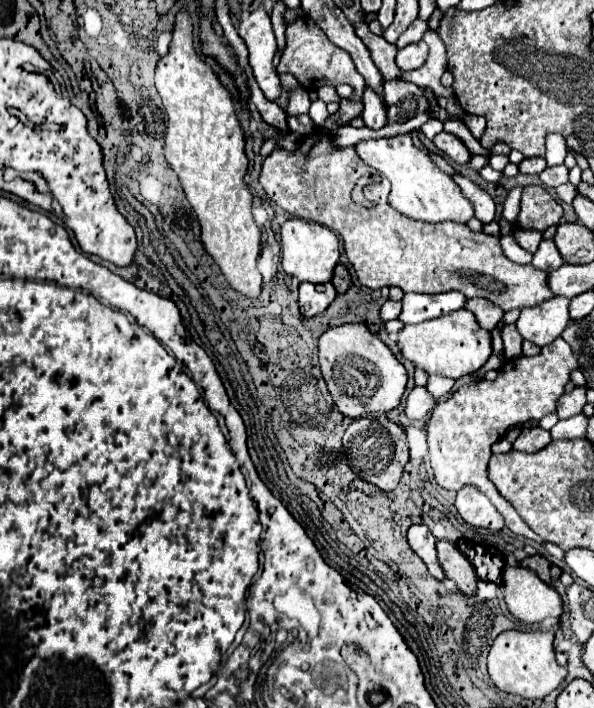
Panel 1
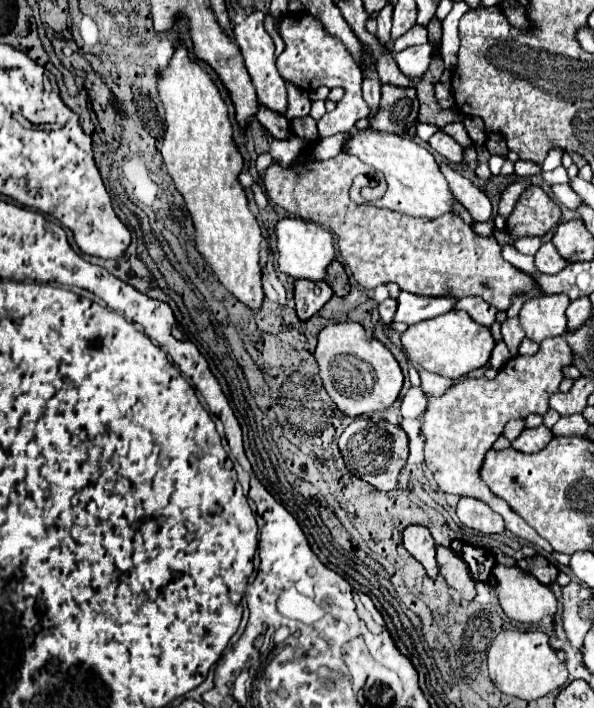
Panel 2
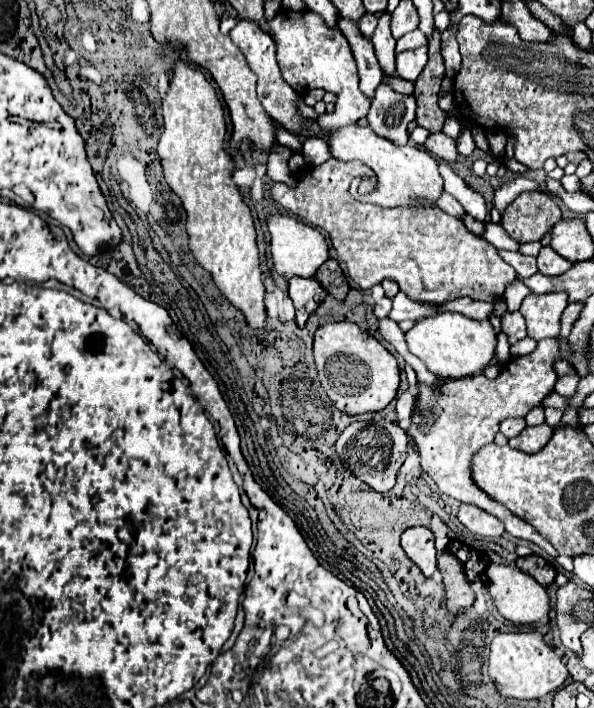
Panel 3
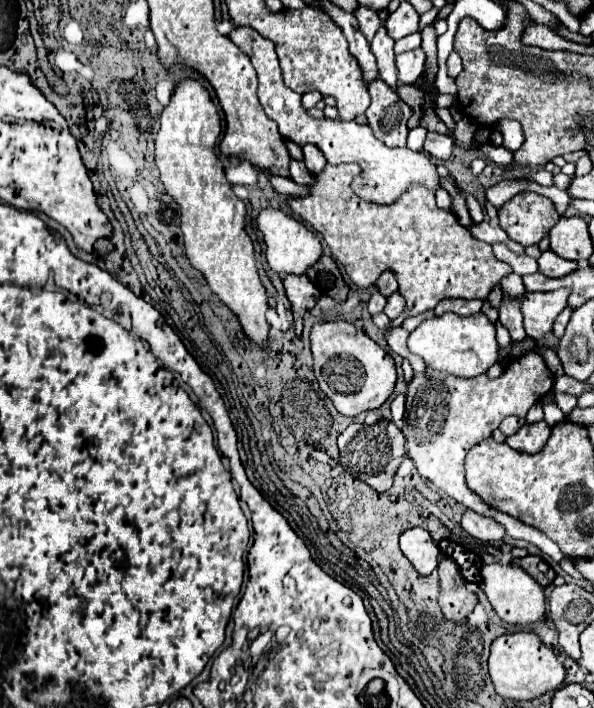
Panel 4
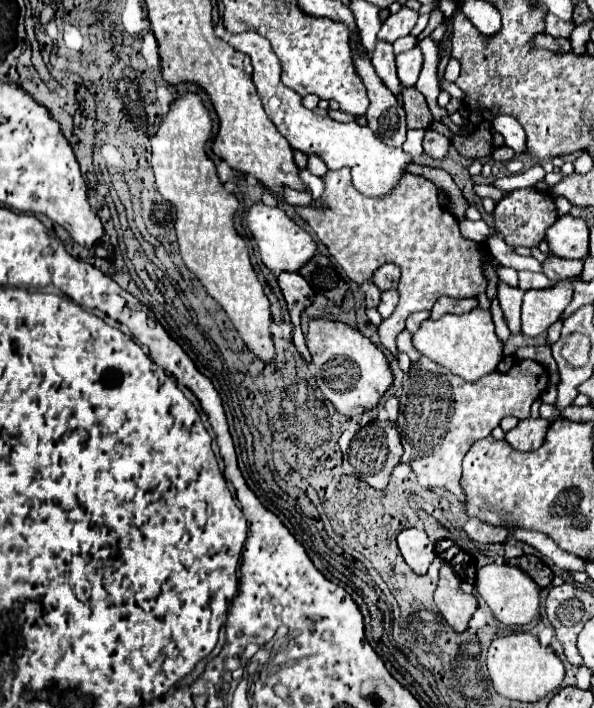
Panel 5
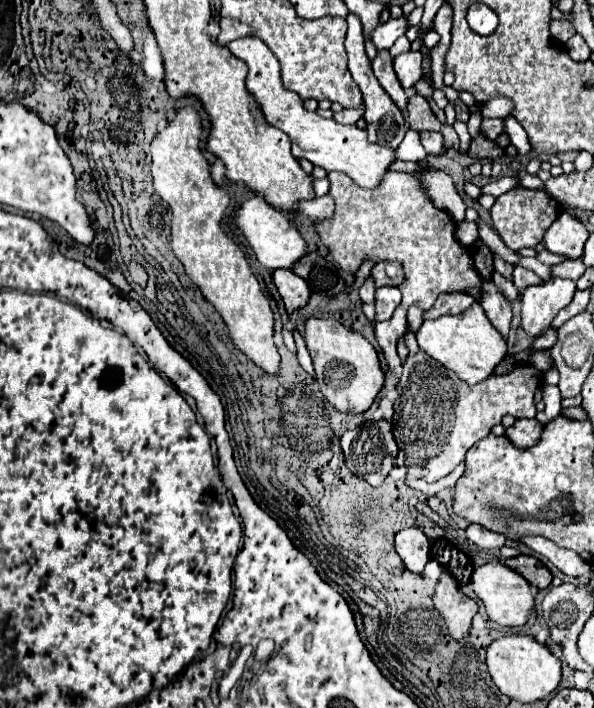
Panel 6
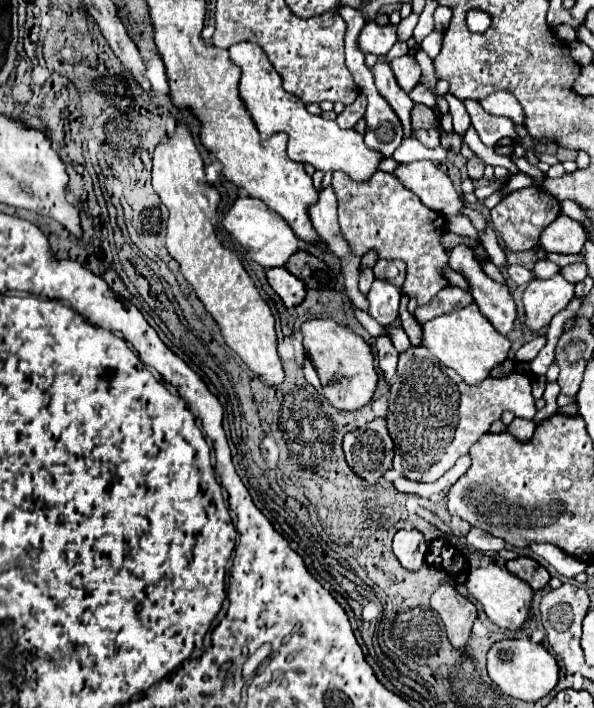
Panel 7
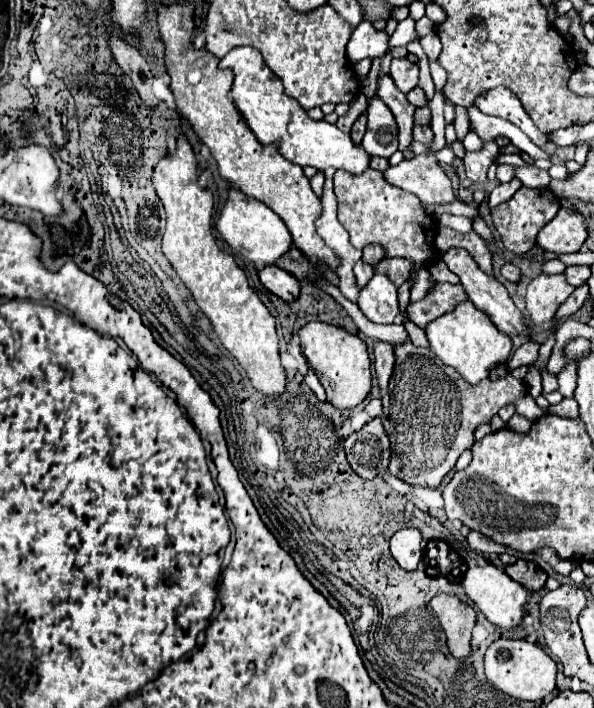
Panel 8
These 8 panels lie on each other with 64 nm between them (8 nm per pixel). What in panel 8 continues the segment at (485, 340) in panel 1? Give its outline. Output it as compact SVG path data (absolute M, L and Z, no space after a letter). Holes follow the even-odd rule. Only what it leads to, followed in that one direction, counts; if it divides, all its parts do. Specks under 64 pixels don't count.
M470 300L460 302L454 308L454 312L448 312L436 318L434 322L430 322L426 328L426 336L430 340L430 350L446 366L452 366L454 370L458 370L464 376L464 380L468 380L470 384L484 380L492 368L508 362L508 356L512 350L510 336L500 332L492 324L490 316L486 312L480 312Z

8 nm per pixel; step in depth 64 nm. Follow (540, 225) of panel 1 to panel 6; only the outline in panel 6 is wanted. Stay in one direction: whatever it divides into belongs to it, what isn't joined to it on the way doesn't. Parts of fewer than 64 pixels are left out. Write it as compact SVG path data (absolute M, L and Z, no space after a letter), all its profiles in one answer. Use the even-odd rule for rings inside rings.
M512 188L510 192L496 198L496 204L490 208L492 224L504 244L510 250L522 250L522 248L534 248L542 242L544 232L550 228L550 224L560 214L560 204L548 196L546 190L528 190L528 188Z

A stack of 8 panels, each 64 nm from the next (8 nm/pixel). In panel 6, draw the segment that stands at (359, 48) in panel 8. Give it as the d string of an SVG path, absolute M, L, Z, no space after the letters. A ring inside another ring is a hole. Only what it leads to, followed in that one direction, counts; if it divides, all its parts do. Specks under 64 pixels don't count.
M398 18L398 20L388 20L386 24L380 24L376 30L372 30L370 40L376 46L376 50L390 50L390 46L402 36L406 34L406 18Z

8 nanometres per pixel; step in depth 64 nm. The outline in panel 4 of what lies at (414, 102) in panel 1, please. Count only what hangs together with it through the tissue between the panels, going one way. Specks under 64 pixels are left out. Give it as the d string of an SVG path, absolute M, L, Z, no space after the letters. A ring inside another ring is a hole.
M380 78L368 84L368 92L372 96L372 104L368 106L366 118L374 136L388 146L406 146L406 122L412 116L410 106L404 104Z

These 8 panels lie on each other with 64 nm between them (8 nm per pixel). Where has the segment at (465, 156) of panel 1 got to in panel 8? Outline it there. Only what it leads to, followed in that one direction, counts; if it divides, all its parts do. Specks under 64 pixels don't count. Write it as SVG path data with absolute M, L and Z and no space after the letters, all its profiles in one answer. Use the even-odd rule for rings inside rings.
M414 126L412 136L414 136L416 142L422 142L422 144L430 144L432 142L432 130L430 130L430 126Z

